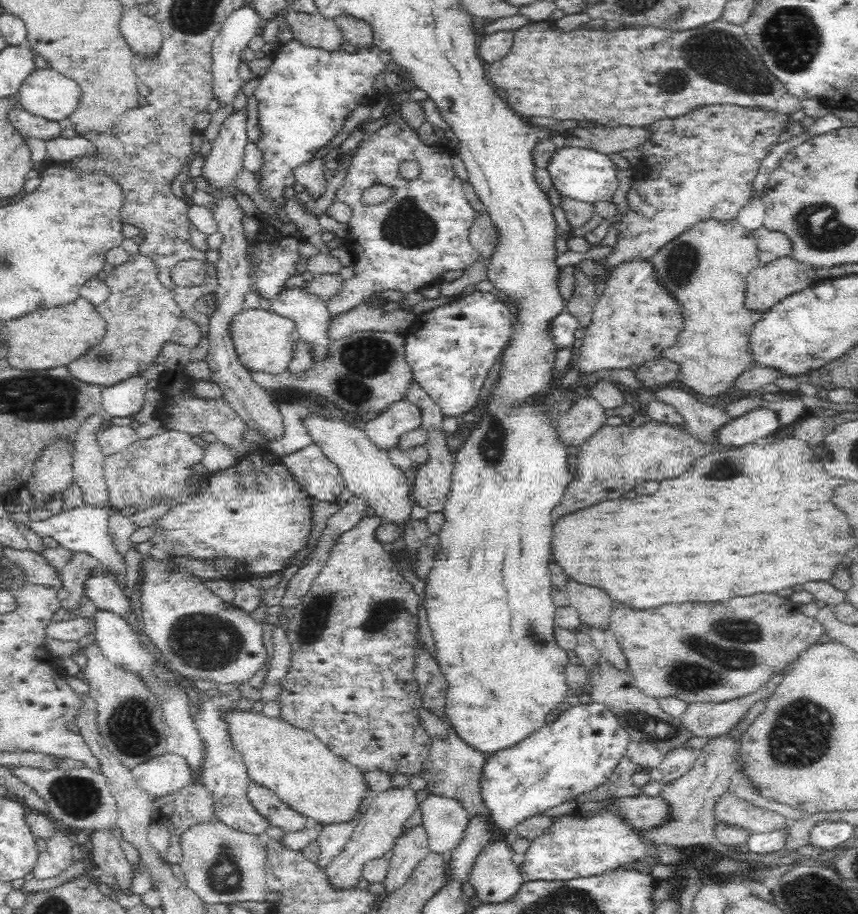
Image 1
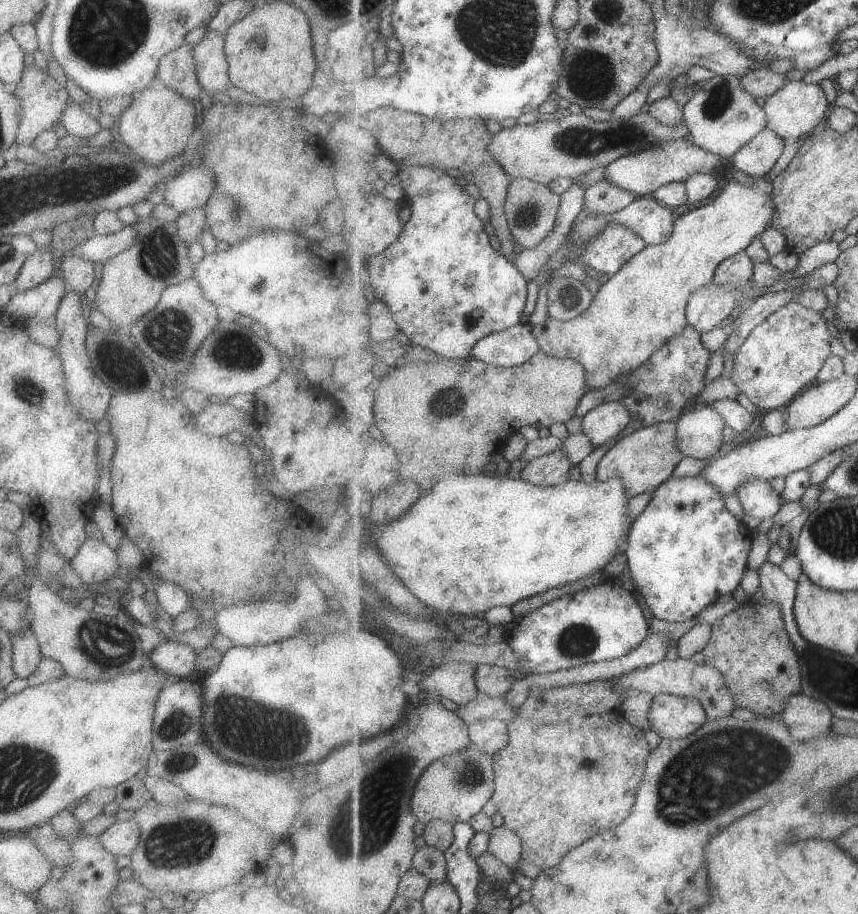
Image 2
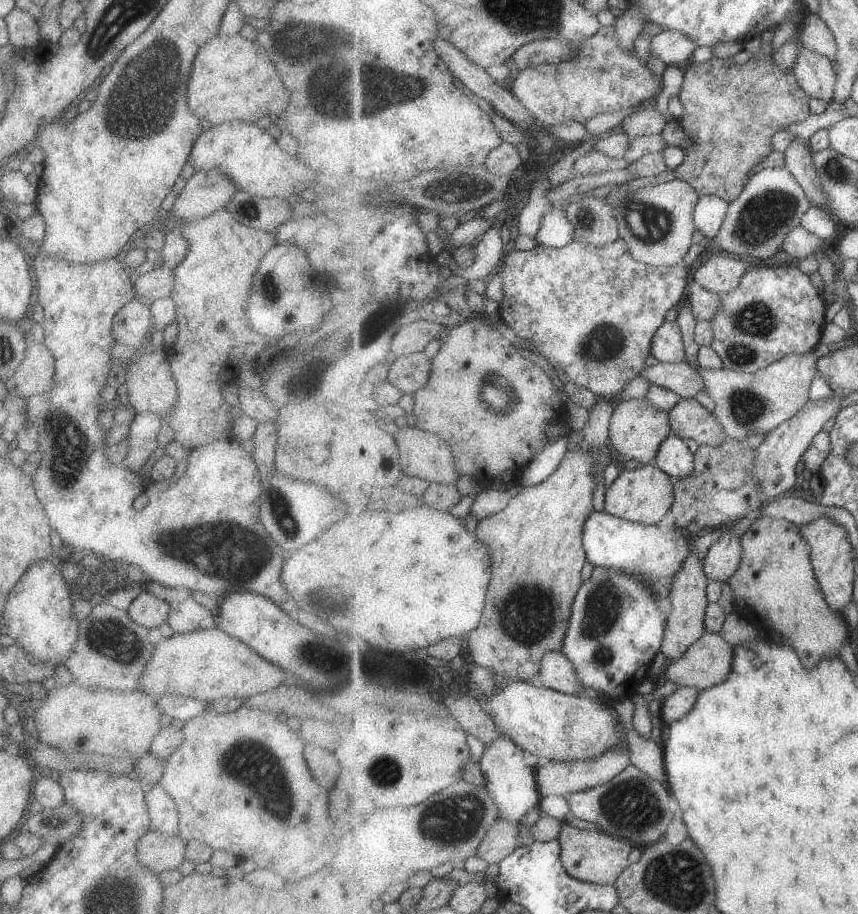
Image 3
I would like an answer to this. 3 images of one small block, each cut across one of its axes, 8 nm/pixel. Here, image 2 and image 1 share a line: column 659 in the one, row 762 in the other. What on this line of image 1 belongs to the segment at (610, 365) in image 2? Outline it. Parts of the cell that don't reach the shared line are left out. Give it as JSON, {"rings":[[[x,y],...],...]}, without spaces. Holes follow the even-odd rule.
{"rings":[[[234,709],[234,711],[228,711],[223,716],[223,719],[228,723],[228,732],[231,742],[234,743],[234,748],[242,755],[246,769],[248,770],[248,775],[250,776],[250,781],[257,782],[260,786],[265,786],[268,790],[275,792],[282,802],[286,803],[290,808],[298,811],[298,813],[305,816],[310,822],[320,822],[320,824],[324,825],[350,822],[359,815],[360,811],[365,810],[366,803],[369,801],[373,793],[366,784],[364,772],[360,771],[357,766],[350,764],[350,762],[348,762],[345,758],[340,758],[337,754],[334,754],[334,751],[330,750],[329,747],[326,746],[315,734],[296,728],[279,718],[267,717],[262,712],[253,713],[248,710]]]}

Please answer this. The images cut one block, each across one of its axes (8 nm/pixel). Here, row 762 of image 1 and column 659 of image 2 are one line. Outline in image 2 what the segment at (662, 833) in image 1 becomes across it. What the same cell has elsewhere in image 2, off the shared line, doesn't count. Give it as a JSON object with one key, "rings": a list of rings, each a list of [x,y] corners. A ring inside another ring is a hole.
{"rings":[[[663,693],[653,696],[647,716],[651,729],[661,740],[685,738],[708,721],[698,698]]]}

